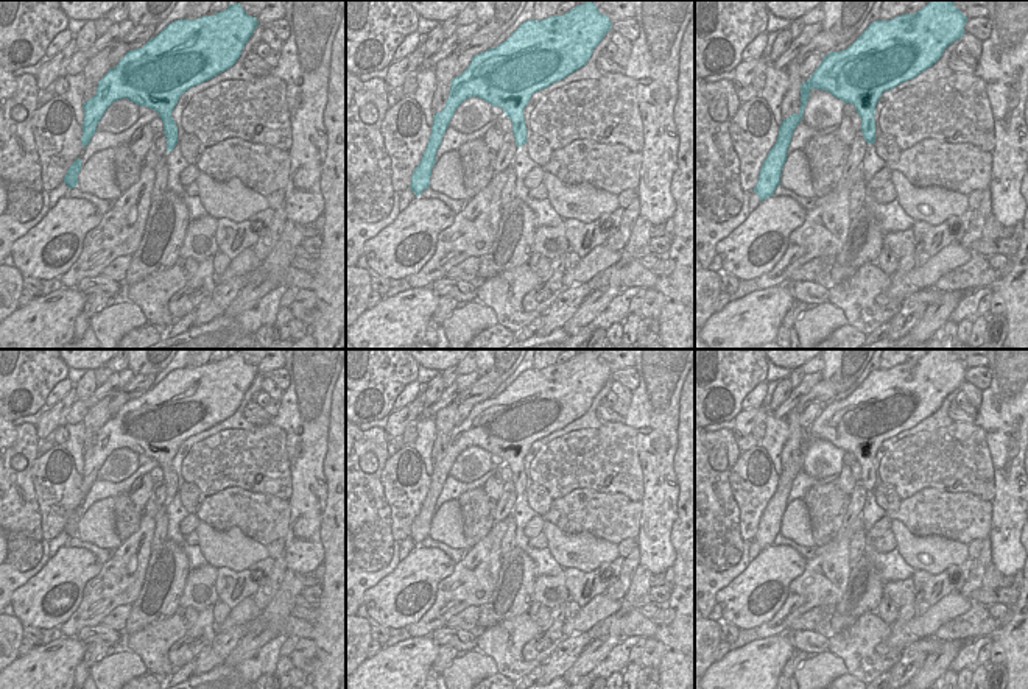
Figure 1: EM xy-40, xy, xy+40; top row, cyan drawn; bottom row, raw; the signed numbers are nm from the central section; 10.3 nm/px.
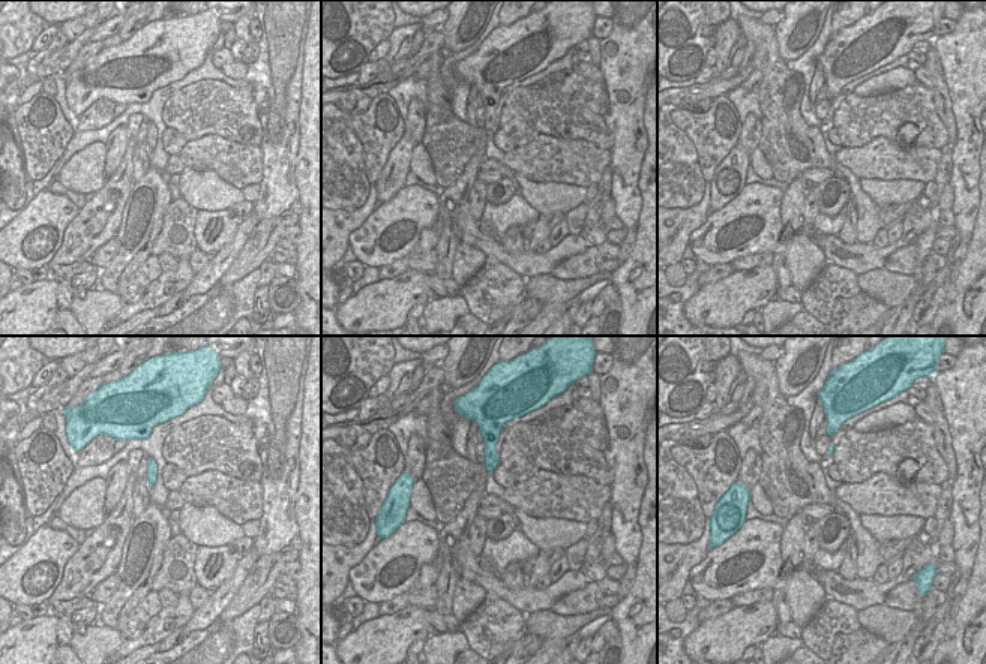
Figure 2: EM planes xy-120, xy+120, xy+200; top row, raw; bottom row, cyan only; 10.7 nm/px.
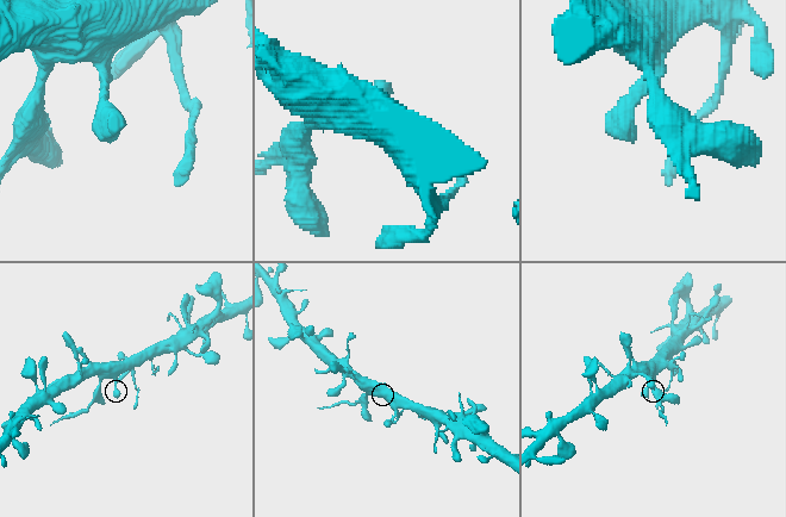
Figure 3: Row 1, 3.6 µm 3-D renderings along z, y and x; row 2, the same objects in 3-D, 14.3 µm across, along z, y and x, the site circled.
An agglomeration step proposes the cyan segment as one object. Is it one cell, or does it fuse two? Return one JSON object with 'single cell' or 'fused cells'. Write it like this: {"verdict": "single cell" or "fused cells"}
{"verdict": "fused cells"}

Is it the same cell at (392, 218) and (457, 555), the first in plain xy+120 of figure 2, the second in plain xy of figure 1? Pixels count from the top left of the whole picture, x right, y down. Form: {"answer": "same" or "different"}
{"answer": "different"}

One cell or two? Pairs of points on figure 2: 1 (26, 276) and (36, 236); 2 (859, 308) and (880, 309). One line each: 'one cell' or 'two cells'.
1: two cells
2: one cell

